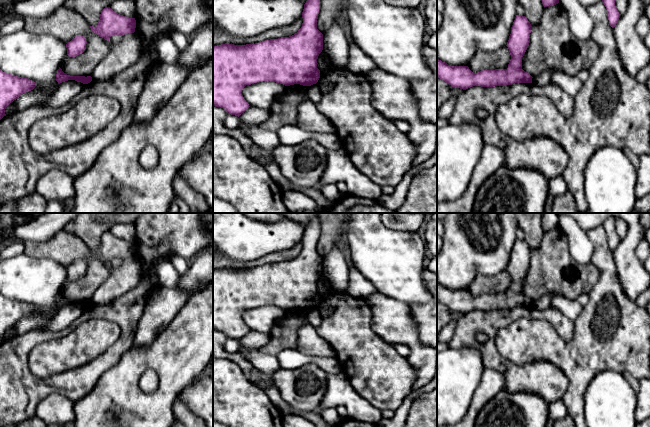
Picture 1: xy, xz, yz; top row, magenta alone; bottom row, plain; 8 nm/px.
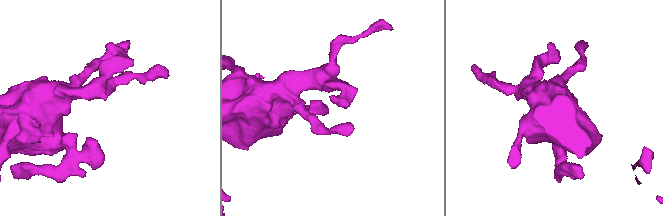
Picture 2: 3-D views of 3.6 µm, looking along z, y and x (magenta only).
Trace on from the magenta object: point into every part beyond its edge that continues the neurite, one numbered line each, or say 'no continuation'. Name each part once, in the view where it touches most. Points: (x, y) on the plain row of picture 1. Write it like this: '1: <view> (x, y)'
no continuation

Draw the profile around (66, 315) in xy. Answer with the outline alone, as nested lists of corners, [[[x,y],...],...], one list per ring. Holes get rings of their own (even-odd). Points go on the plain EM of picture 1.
[[[68,304],[58,309],[48,322],[46,329],[42,331],[58,332],[72,324],[84,311],[85,308],[75,304]]]

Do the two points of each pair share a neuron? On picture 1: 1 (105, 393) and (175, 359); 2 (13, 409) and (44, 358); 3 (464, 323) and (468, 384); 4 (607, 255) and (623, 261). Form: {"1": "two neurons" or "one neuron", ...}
{"1": "one neuron", "2": "two neurons", "3": "two neurons", "4": "two neurons"}

